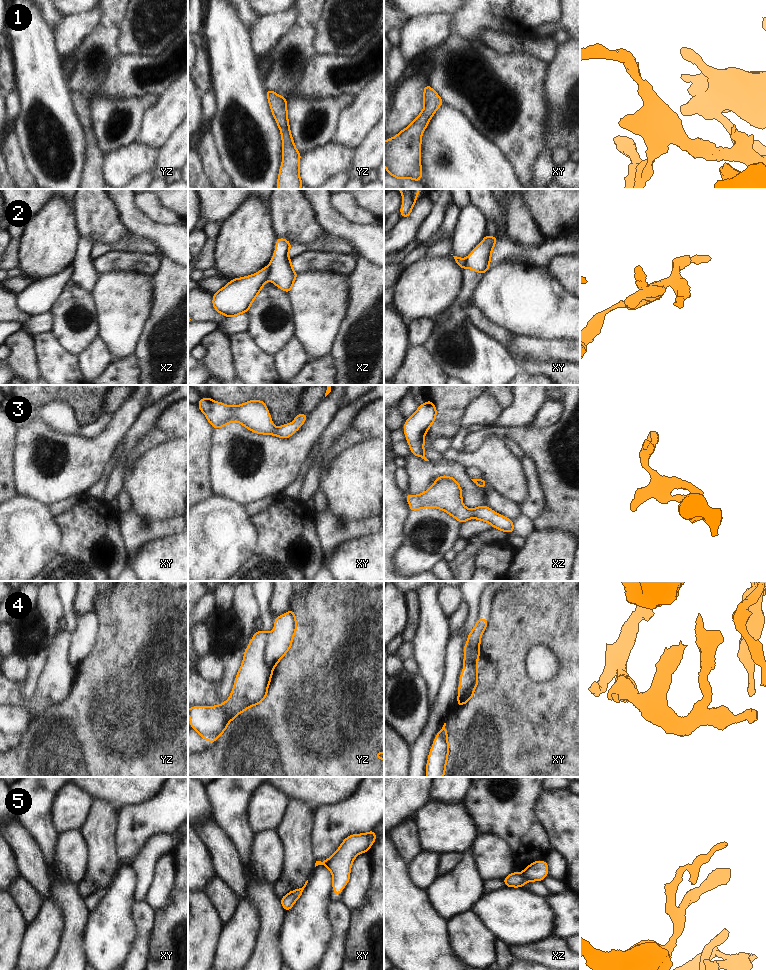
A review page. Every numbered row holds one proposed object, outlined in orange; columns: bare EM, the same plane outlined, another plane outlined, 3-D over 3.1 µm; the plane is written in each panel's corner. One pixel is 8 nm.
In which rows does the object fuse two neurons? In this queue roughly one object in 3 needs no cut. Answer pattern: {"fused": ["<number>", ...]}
{"fused": ["2", "4", "5"]}

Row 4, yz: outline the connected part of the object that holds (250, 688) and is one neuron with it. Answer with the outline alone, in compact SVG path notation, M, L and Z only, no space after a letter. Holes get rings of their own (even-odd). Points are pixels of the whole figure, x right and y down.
M255 632L244 660L236 676L230 698L213 707L196 706L188 709L190 727L193 727L208 743L218 740L228 723L249 707L261 703L267 697L267 689L273 668L264 660L268 633Z

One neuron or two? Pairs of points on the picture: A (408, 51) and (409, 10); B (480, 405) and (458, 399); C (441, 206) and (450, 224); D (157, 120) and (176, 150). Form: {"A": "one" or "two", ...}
{"A": "two", "B": "two", "C": "two", "D": "two"}

